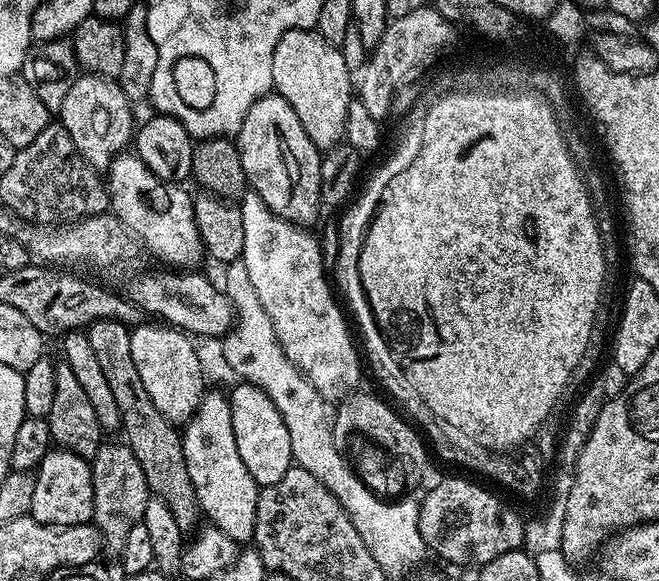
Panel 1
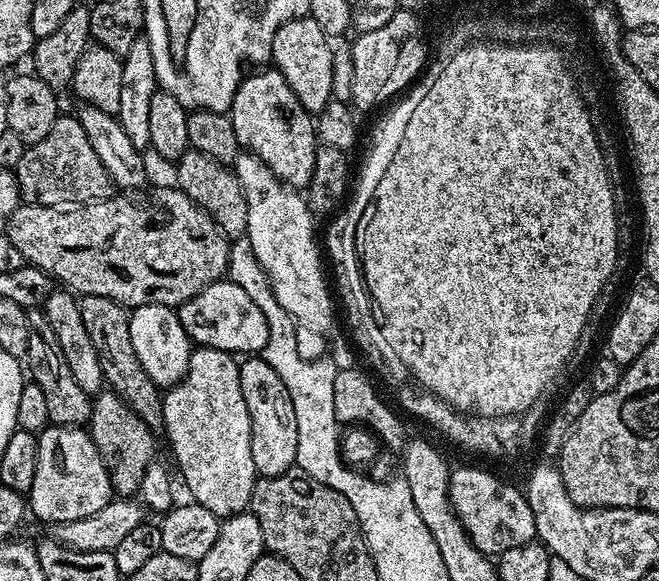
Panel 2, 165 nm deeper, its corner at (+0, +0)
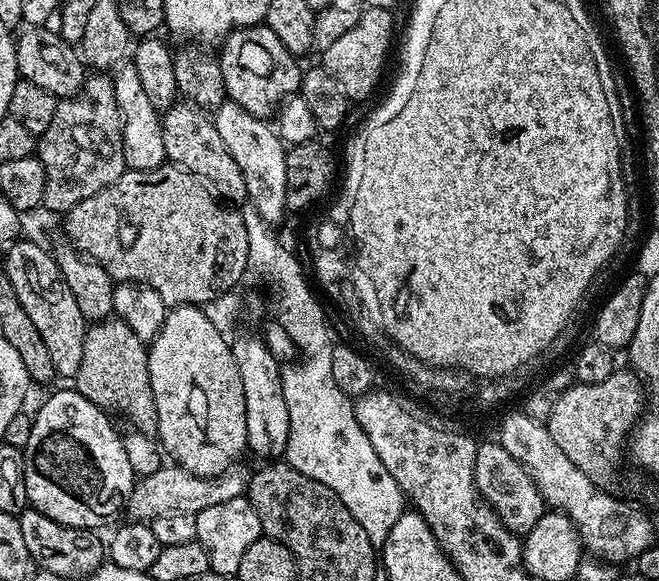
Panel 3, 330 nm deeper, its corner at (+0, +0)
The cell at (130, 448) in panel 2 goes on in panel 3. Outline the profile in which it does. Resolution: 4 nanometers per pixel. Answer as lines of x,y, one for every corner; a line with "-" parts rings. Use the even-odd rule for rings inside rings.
98,320
85,331
82,366
78,366
74,387
99,408
121,412
135,431
150,437
157,435
158,406
154,402
154,390
150,390
148,349
124,320

